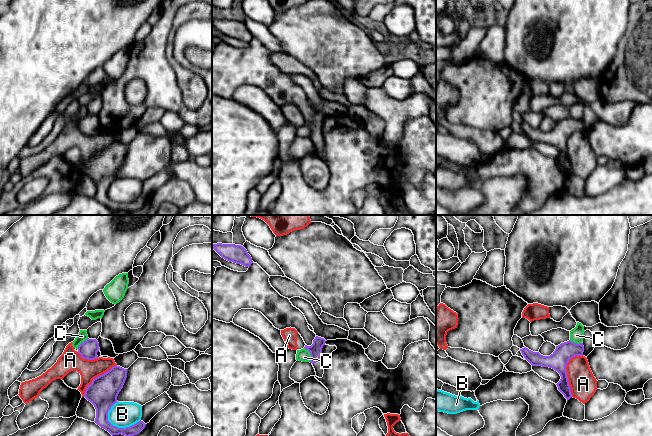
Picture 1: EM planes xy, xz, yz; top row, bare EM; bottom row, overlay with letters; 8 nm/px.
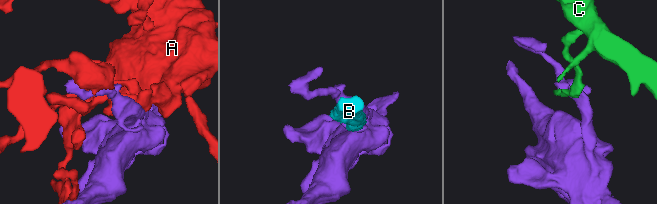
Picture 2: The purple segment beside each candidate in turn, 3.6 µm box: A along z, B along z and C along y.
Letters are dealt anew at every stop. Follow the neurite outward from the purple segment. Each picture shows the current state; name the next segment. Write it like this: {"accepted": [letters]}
{"accepted": []}

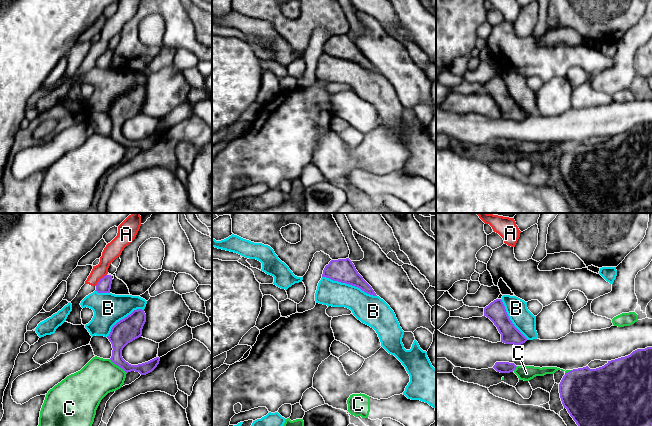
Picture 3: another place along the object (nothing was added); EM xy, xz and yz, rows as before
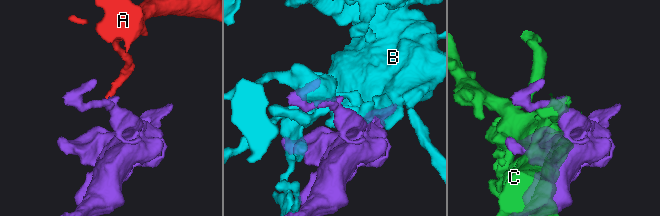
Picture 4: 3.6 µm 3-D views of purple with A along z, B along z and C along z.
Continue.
{"accepted": []}

